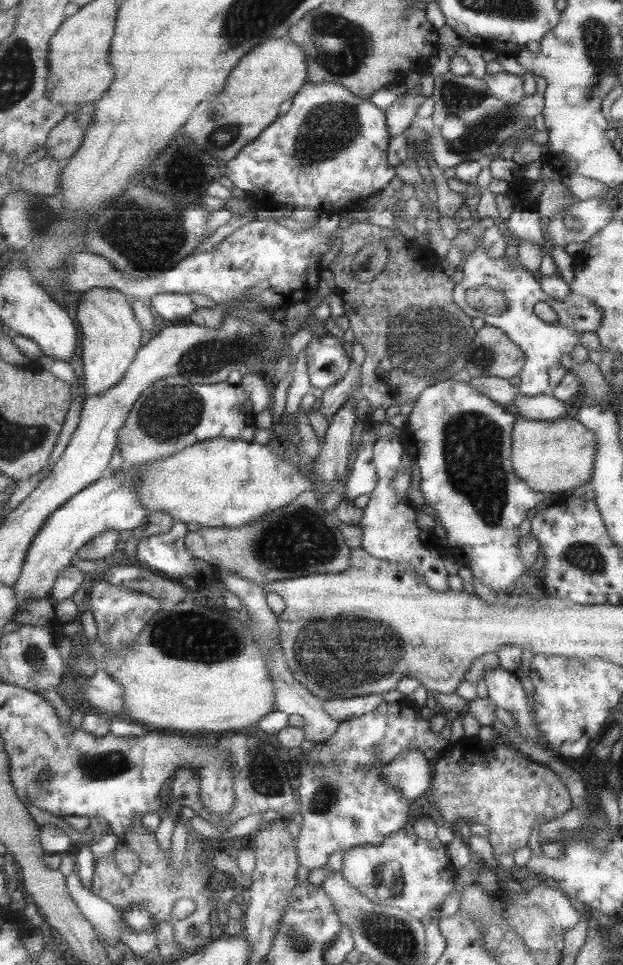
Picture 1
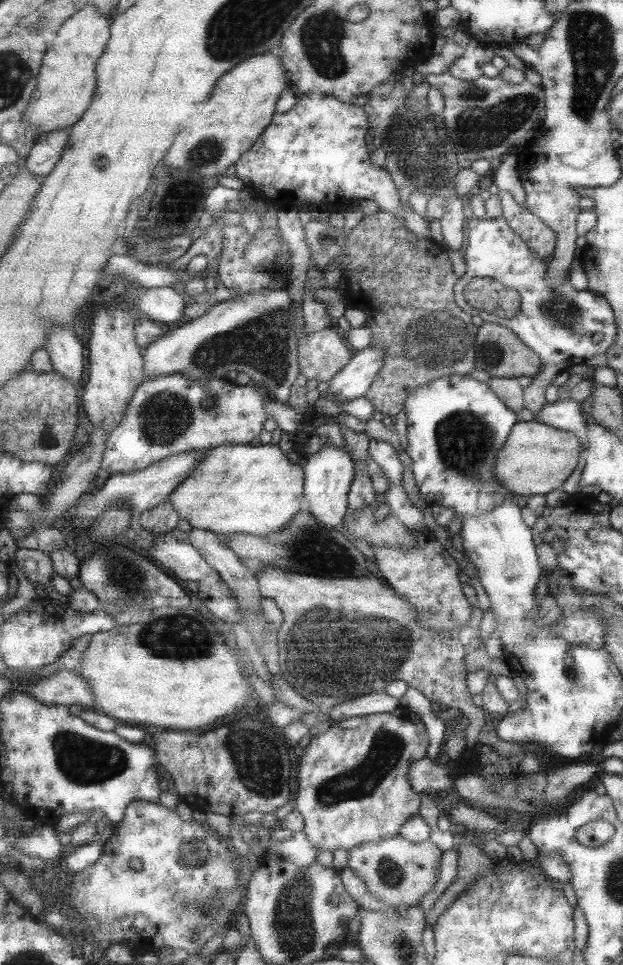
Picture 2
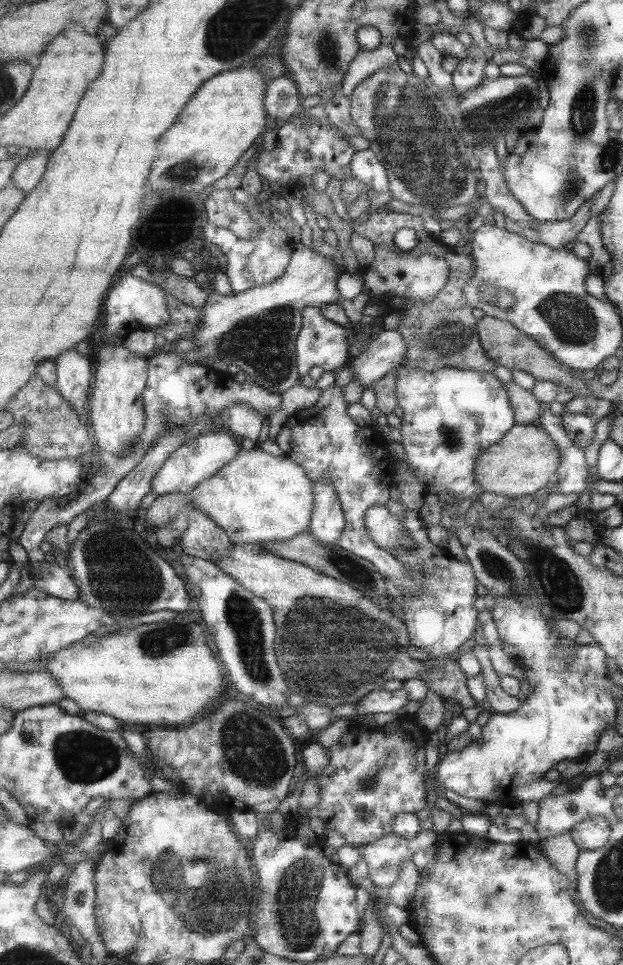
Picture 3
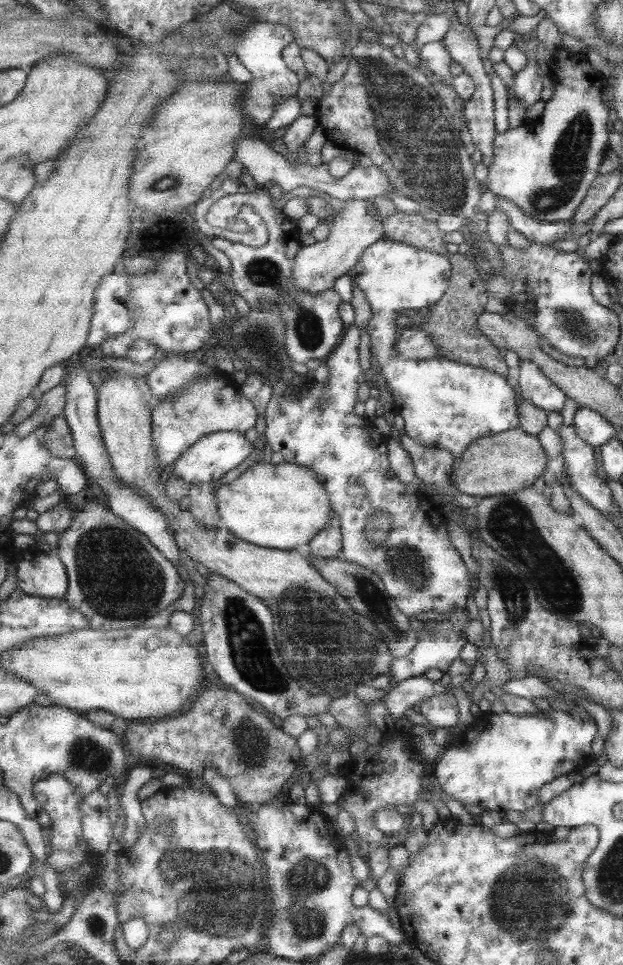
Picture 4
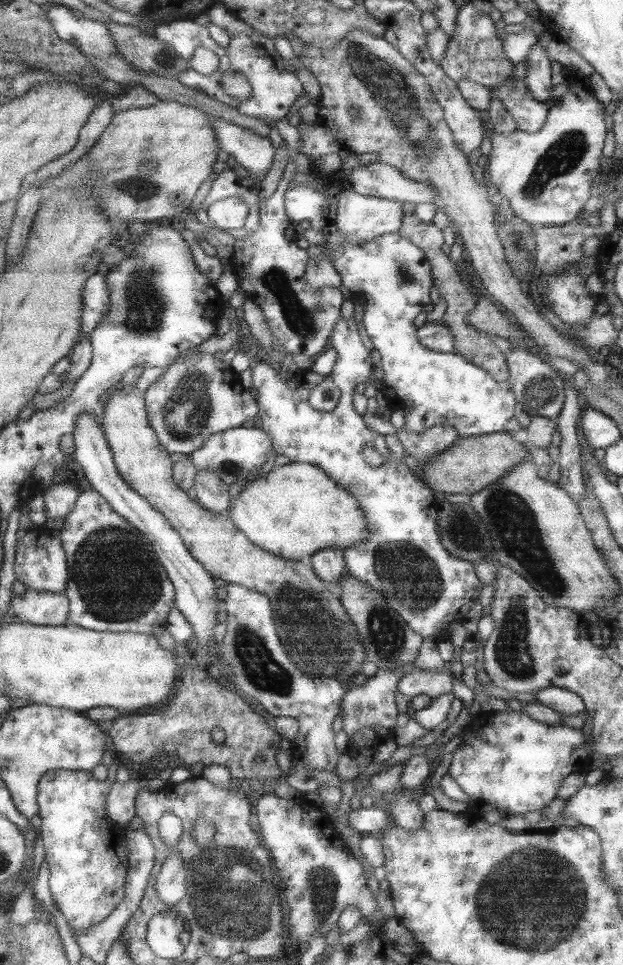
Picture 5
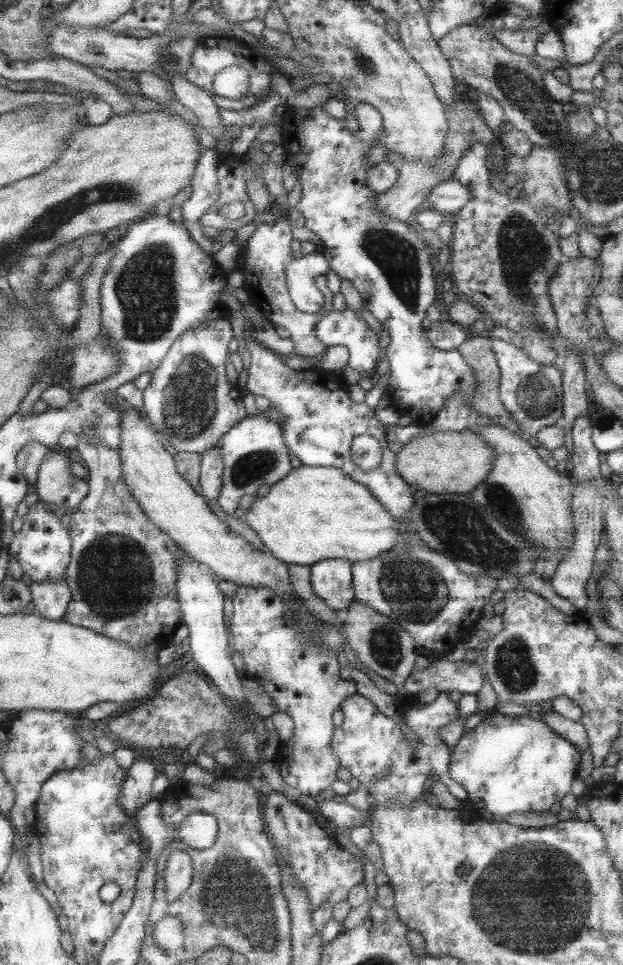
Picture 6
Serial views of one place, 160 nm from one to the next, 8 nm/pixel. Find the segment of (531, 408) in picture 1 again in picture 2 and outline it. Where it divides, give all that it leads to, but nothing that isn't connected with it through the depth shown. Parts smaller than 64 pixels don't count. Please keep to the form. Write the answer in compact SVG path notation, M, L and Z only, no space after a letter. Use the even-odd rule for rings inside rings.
M558 399L553 404L545 404L532 420L565 432L572 432L572 435L580 440L580 445L586 447L586 421L575 400Z

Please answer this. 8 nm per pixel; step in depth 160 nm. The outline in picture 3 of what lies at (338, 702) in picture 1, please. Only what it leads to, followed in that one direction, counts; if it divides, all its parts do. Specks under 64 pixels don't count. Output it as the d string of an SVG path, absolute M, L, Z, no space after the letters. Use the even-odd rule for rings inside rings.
M384 688L381 690L371 691L365 698L357 703L357 718L365 716L365 714L389 714L389 712L397 712L405 706L405 702L409 700L406 688L389 692Z

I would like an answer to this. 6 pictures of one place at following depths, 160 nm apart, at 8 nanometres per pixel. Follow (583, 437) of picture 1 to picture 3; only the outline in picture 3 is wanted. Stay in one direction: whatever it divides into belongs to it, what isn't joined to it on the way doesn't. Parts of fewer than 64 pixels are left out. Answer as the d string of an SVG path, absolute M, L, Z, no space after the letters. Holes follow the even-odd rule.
M515 423L503 435L501 442L490 446L479 455L476 464L476 479L487 492L494 492L498 497L519 498L541 490L560 466L559 448L545 430L536 424L522 425Z

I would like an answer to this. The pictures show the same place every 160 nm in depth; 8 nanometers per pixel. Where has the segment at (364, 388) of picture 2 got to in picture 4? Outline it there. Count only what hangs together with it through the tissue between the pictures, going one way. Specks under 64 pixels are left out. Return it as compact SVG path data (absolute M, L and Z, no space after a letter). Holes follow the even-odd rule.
M405 328L399 336L399 344L394 347L394 352L399 359L411 358L415 360L439 358L438 348L433 337L422 329Z

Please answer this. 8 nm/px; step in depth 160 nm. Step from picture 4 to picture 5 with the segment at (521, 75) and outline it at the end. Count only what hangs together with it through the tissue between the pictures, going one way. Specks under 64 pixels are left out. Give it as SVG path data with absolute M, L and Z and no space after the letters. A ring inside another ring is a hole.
M537 42L531 45L530 51L526 56L527 70L525 70L525 83L529 96L537 102L545 102L549 99L551 90L550 63L544 48Z

